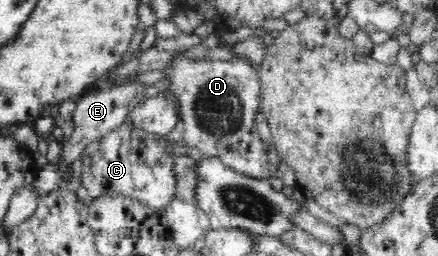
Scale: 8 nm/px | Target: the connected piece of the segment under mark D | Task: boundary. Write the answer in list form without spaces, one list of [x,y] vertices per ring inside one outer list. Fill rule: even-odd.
[[[176,57],[175,62],[166,65],[164,79],[168,81],[168,89],[161,92],[162,98],[168,98],[174,102],[174,110],[178,116],[177,123],[182,125],[184,132],[180,139],[188,148],[200,149],[204,155],[218,157],[224,164],[237,173],[246,175],[251,179],[268,181],[272,170],[267,159],[267,144],[262,140],[256,127],[256,109],[258,99],[256,95],[261,93],[261,81],[258,68],[243,57],[234,57],[228,61],[196,61],[186,57]]]

